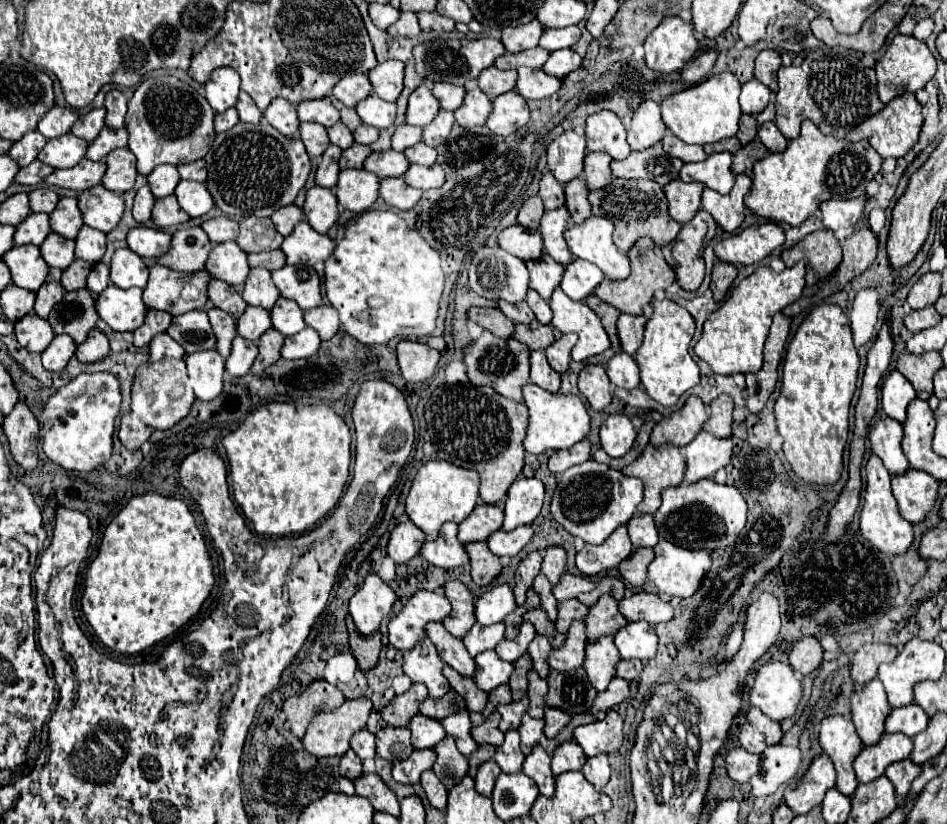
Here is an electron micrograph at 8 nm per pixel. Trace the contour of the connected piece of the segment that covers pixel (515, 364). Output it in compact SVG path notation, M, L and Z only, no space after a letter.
M484 331L474 345L466 349L464 363L468 369L468 379L474 385L488 385L496 389L500 395L512 401L524 401L522 399L522 387L530 381L530 349L516 341L516 339L500 339L492 335L490 331Z

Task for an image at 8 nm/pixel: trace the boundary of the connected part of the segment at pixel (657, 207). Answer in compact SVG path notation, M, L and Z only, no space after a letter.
M614 179L610 185L598 191L590 191L592 213L598 217L606 217L614 223L614 243L620 251L628 253L630 247L642 239L650 237L656 247L664 247L676 239L680 231L680 223L670 219L666 207L666 195L662 187L654 181L646 179Z

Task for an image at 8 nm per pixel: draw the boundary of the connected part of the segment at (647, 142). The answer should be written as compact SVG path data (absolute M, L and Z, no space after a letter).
M644 101L634 117L632 125L628 127L628 143L634 151L644 151L646 147L652 147L654 143L660 143L664 139L666 125L660 115L660 105L654 101Z

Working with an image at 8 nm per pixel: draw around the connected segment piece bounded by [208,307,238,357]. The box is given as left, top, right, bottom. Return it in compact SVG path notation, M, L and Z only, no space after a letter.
M214 307L208 311L208 317L210 317L210 323L212 323L212 329L214 329L214 335L218 339L218 353L222 357L228 357L230 355L230 347L232 347L232 341L234 337L238 335L236 331L236 321L226 315L226 311Z

